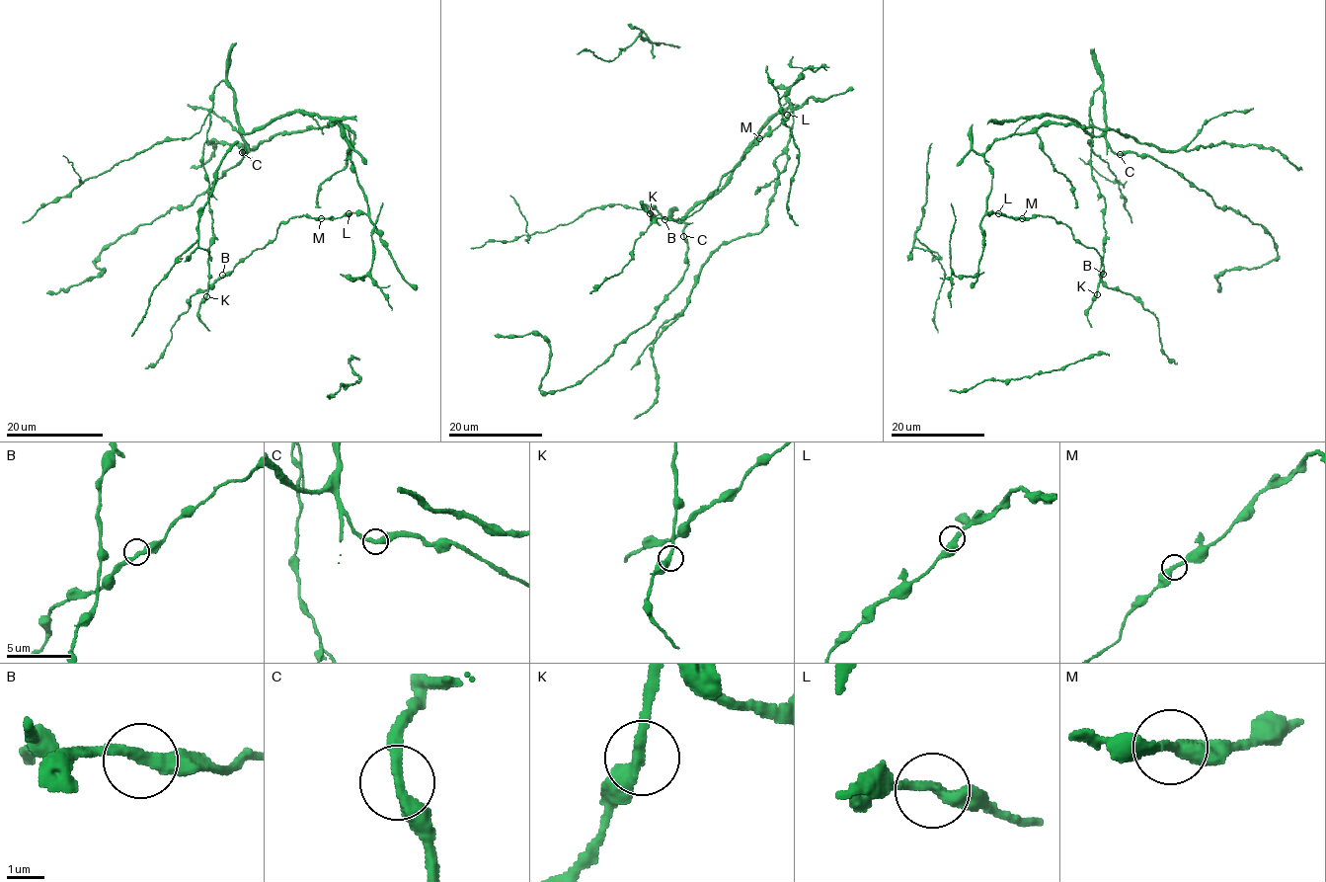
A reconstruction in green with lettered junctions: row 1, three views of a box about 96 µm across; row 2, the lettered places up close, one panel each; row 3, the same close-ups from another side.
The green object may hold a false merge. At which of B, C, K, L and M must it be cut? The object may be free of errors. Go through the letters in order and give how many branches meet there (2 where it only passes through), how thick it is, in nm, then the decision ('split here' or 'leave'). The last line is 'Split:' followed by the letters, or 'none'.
B: 2 branches meet; 360 nm thick; leave
C: 2 branches meet; 340 nm thick; leave
K: 2 branches meet; 320 nm thick; leave
L: 2 branches meet; 360 nm thick; leave
M: 2 branches meet; 320 nm thick; leave
Split: none

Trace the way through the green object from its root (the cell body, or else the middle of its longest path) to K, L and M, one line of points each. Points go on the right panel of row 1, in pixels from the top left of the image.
K: (1102, 275), (1097, 294)
L: (1102, 275), (1104, 264), (1099, 253), (1093, 248), (1078, 243), (1071, 230), (1054, 218), (1009, 218), (998, 213)
M: (1102, 275), (1104, 264), (1099, 253), (1093, 248), (1078, 243), (1067, 226), (1052, 217), (1022, 218)

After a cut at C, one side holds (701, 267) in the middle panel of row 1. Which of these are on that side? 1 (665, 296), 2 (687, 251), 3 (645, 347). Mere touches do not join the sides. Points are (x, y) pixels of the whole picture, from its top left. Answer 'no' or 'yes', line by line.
1: no
2: no
3: yes

